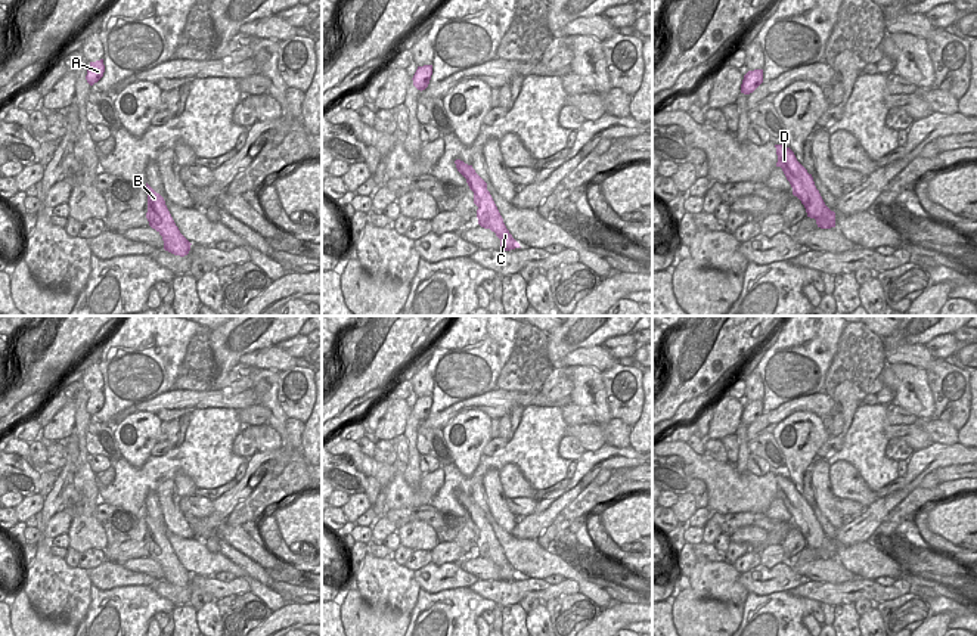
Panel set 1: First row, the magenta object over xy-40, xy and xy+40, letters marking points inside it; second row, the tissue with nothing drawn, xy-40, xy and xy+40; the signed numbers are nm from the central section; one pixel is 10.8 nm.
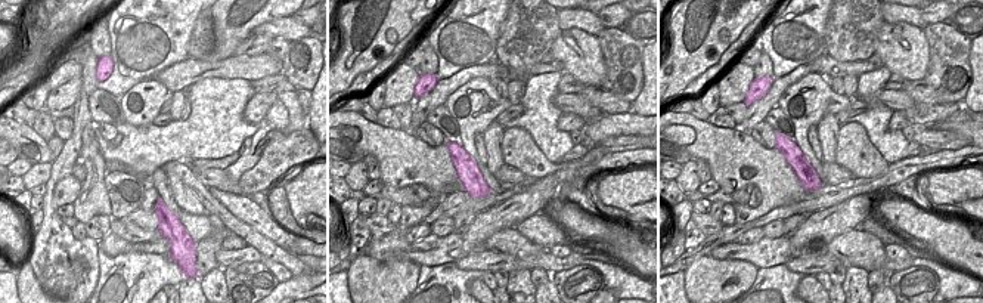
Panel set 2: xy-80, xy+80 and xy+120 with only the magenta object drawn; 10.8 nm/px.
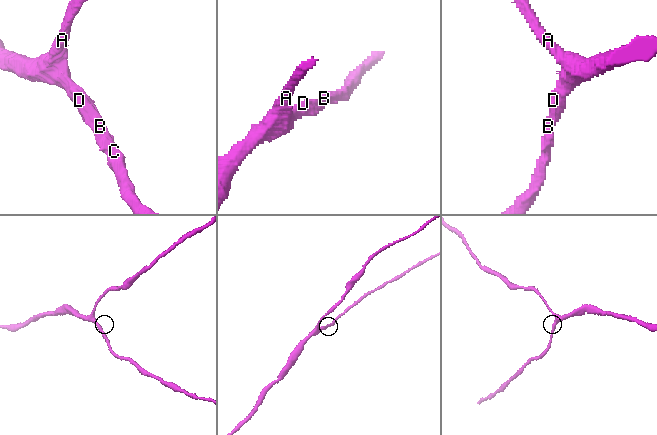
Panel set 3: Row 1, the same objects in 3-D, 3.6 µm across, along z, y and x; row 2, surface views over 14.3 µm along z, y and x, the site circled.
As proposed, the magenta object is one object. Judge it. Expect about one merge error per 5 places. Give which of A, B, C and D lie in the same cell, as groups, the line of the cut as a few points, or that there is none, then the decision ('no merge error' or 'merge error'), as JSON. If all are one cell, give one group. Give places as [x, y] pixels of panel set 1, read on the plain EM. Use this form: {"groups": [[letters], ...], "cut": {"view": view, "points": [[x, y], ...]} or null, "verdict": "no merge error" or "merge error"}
{"groups": [["A", "B", "C", "D"]], "cut": null, "verdict": "no merge error"}

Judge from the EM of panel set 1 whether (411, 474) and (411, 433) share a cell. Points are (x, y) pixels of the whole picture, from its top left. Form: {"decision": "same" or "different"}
{"decision": "same"}

